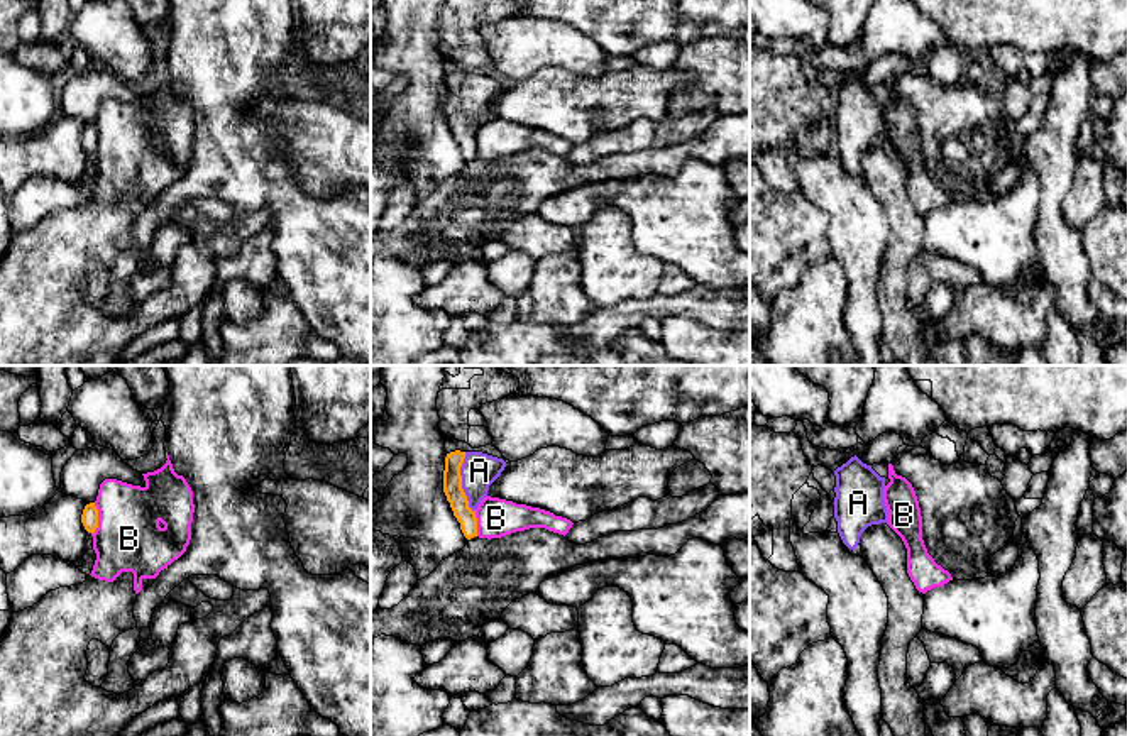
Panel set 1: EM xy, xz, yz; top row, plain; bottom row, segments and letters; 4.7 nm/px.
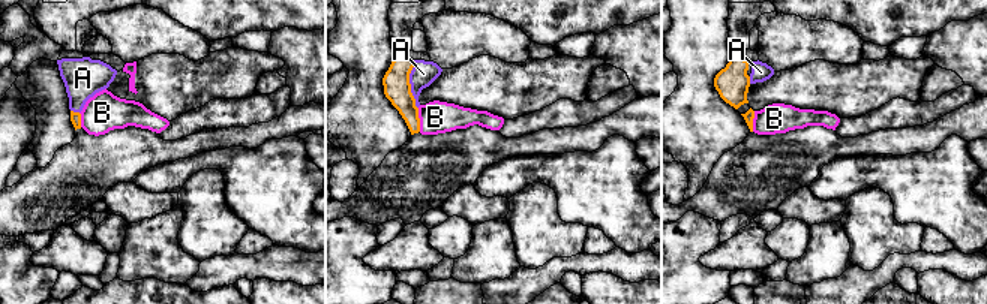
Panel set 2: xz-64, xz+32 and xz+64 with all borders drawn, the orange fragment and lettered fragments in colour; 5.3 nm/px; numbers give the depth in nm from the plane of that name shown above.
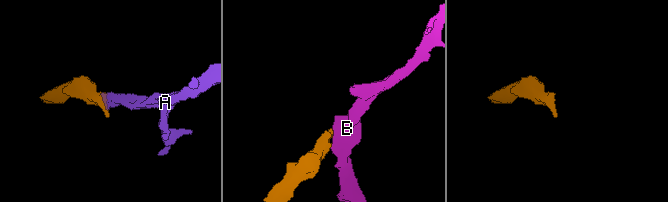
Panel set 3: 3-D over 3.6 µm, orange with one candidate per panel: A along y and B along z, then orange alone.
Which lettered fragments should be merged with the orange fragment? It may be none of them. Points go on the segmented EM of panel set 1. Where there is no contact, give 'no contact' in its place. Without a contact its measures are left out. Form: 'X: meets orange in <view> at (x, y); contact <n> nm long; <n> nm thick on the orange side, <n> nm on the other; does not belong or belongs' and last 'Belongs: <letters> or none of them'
A: meets orange in xz at (461, 483); contact 300 nm long; 100 nm thick on the orange side, 170 nm on the other; belongs
B: meets orange in xy at (97, 520); contact 160 nm long; 80 nm thick on the orange side, 320 nm on the other; does not belong
Belongs: A

